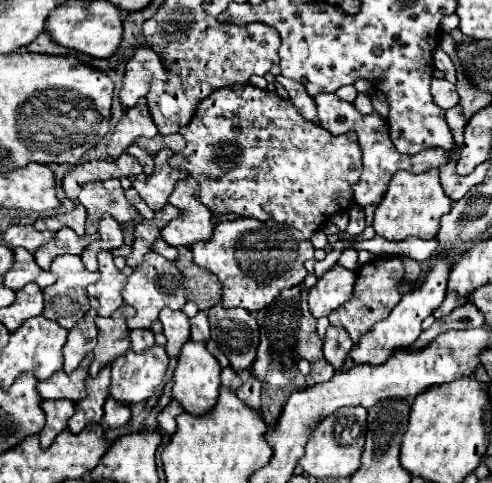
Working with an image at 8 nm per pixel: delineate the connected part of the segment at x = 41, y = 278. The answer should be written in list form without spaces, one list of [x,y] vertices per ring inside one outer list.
[[[20,248],[20,250],[14,250],[14,264],[4,274],[4,286],[16,292],[24,288],[28,282],[36,282],[44,290],[56,282],[56,276],[52,272],[40,270],[40,266],[34,262],[34,256],[28,250]]]

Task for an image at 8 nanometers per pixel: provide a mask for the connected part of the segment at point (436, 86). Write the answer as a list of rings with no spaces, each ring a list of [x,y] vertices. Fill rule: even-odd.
[[[432,80],[432,96],[434,96],[434,102],[442,108],[442,110],[448,110],[452,106],[458,104],[458,94],[456,94],[456,86],[448,80]]]

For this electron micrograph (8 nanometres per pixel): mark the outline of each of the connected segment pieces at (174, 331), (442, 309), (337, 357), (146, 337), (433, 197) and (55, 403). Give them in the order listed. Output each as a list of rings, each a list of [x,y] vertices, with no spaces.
[[[162,310],[160,318],[162,328],[164,328],[164,336],[166,336],[166,352],[172,358],[178,358],[180,348],[190,340],[190,324],[188,324],[188,316],[180,310]]]
[[[446,294],[444,302],[442,302],[434,312],[432,312],[432,316],[434,316],[434,318],[442,318],[442,316],[450,314],[456,306],[462,306],[464,302],[468,302],[468,298],[460,298],[458,294]]]
[[[330,324],[326,328],[326,336],[324,336],[322,342],[324,342],[324,356],[326,356],[326,360],[336,370],[340,370],[344,360],[346,360],[346,356],[348,356],[348,352],[350,352],[350,348],[352,348],[352,344],[354,344],[348,338],[348,332],[344,328],[340,328],[340,326],[332,326]]]
[[[130,330],[130,340],[132,340],[132,350],[142,352],[154,346],[154,334],[152,330]]]
[[[428,170],[422,174],[412,174],[412,172],[396,172],[388,184],[388,190],[382,198],[382,202],[376,208],[374,214],[374,230],[376,234],[400,242],[404,238],[416,236],[422,240],[432,240],[438,234],[440,228],[440,218],[448,214],[452,208],[452,200],[444,194],[440,186],[440,172],[438,170]]]
[[[42,400],[42,410],[46,414],[46,426],[40,432],[40,446],[48,448],[50,442],[68,428],[68,420],[74,414],[74,402],[68,400]]]

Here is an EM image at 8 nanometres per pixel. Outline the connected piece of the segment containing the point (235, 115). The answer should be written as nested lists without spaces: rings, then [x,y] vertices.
[[[252,84],[224,86],[224,90],[212,92],[196,106],[192,122],[188,122],[180,134],[186,140],[186,148],[168,162],[170,166],[184,168],[200,182],[198,198],[214,216],[236,214],[242,218],[276,220],[298,228],[304,238],[310,238],[334,212],[352,206],[352,184],[360,180],[362,170],[356,134],[328,134],[322,126],[308,122],[292,102],[274,92],[260,90]]]

